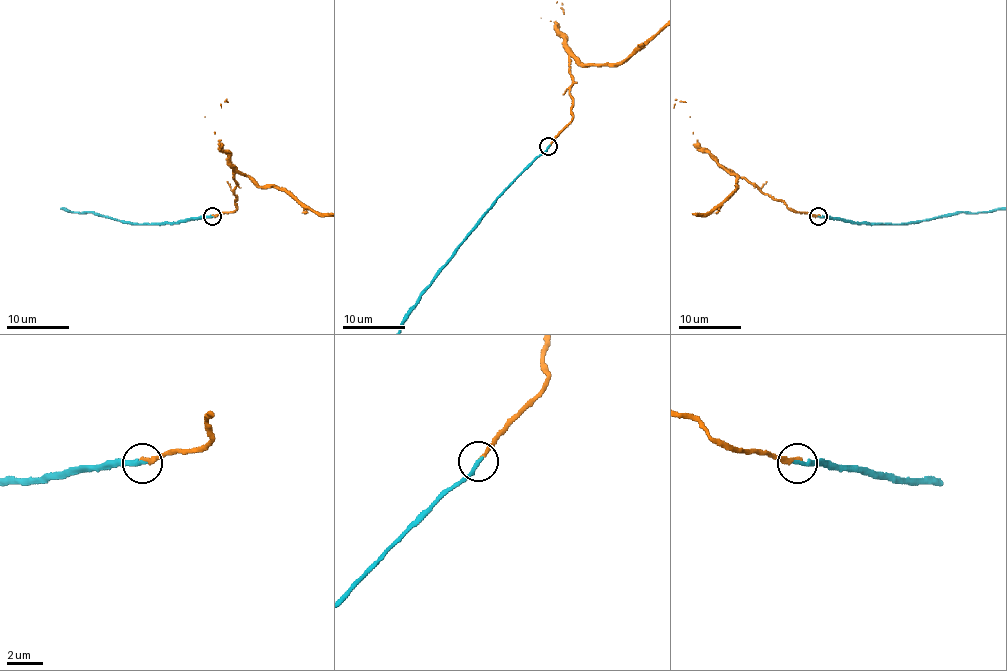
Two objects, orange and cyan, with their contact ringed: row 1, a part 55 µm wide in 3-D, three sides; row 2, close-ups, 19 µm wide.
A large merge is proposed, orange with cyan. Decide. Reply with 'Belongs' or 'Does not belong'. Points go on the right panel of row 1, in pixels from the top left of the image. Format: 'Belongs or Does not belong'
Belongs

